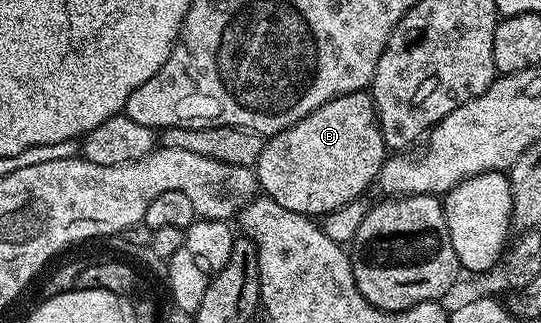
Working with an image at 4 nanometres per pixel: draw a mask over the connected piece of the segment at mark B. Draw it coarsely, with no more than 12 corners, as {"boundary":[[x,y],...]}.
{"boundary":[[364,90],[268,136],[255,174],[318,217],[372,188],[387,148]]}

